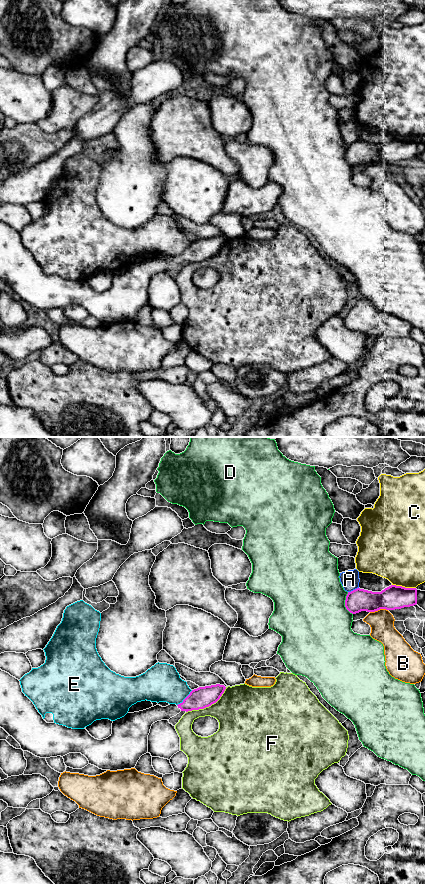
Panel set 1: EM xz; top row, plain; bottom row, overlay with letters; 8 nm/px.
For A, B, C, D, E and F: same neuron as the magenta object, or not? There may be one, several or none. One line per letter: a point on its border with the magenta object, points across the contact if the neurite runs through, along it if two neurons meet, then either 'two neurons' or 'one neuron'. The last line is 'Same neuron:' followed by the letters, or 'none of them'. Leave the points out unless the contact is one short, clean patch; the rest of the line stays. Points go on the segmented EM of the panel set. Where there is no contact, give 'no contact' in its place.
A: meets magenta in xz at (353, 590); two neurons
B: meets magenta in xz at (378, 609); two neurons
C: meets magenta in xz at (404, 587); two neurons
D: meets magenta in xz at (345, 603); two neurons
E: meets magenta in xz at (185, 698); border along xz (192, 690), (177, 705); two neurons
F: meets magenta in xz at (208, 706); two neurons
Same neuron: none of them

